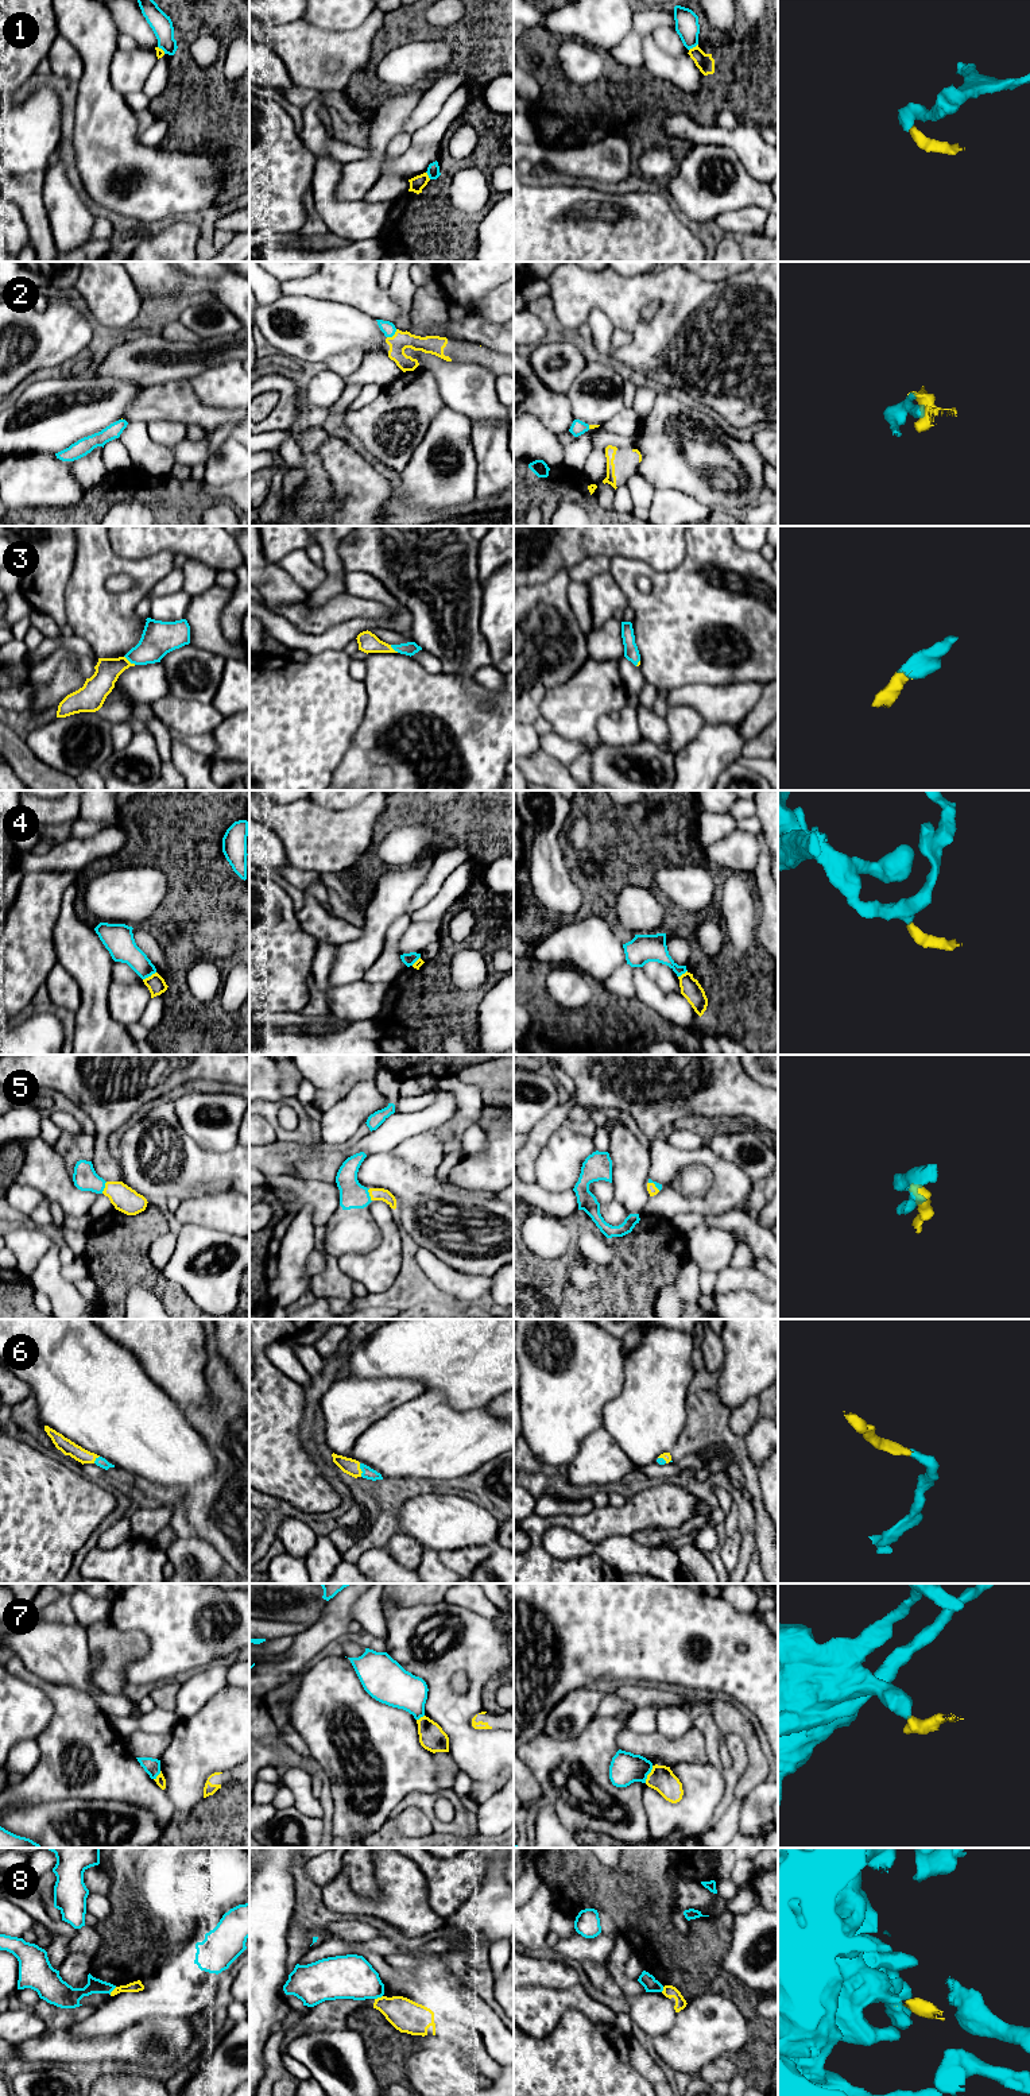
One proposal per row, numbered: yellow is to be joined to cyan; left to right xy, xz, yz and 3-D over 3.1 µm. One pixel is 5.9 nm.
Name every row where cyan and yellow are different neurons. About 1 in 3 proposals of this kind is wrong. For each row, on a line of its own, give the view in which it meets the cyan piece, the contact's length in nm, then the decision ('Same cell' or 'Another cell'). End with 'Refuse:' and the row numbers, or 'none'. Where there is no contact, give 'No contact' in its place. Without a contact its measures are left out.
1: Touches cyan in yz. Shared border 70 nm. Another cell
2: Touches cyan in xz. Shared border 80 nm. Same cell
3: Touches cyan in xy. Shared border 90 nm. Same cell
4: Touches cyan in xy. Shared border 90 nm. Another cell
5: Touches cyan in xz. Shared border 80 nm. Same cell
6: Touches cyan in xz. Shared border 80 nm. Same cell
7: Touches cyan in yz. Shared border 120 nm. Another cell
8: Touches cyan in xy. Shared border 60 nm. Another cell
Refuse: 1, 4, 7, 8

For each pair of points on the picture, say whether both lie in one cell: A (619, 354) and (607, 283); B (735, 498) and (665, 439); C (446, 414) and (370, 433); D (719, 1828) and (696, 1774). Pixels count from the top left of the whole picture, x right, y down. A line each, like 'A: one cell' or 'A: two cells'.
A: one cell
B: one cell
C: two cells
D: two cells

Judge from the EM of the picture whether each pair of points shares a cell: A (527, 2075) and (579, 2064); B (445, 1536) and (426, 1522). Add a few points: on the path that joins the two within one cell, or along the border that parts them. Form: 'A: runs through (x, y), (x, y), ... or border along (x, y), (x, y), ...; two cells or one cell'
A: runs through (539, 2073), (566, 2068); one cell
B: runs through (441, 1532), (430, 1522); one cell

